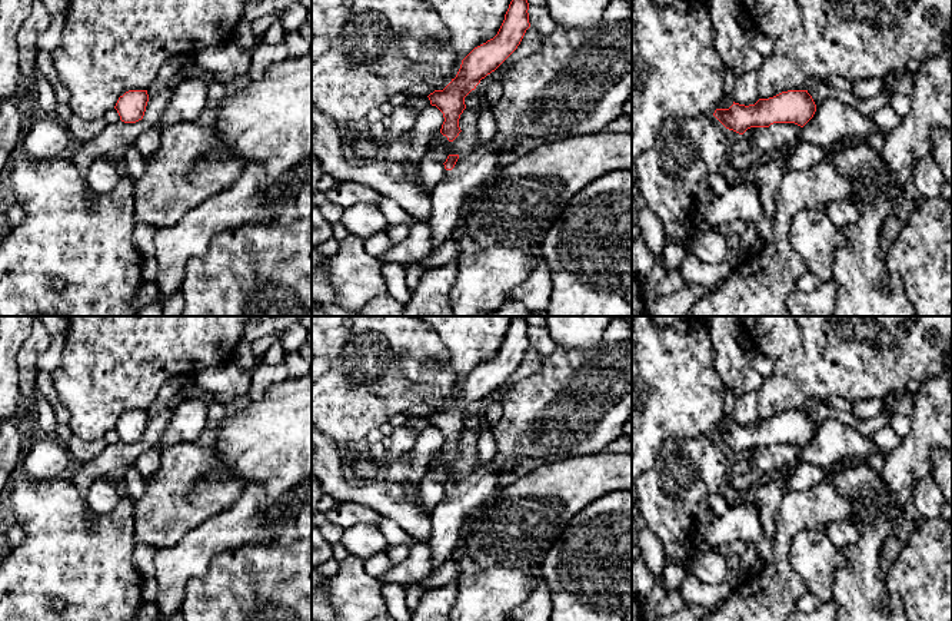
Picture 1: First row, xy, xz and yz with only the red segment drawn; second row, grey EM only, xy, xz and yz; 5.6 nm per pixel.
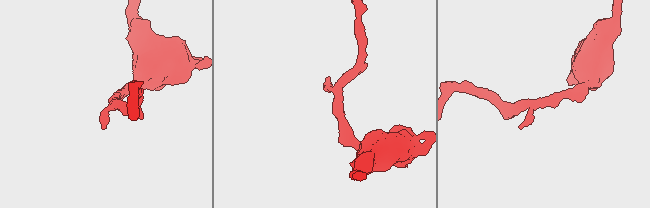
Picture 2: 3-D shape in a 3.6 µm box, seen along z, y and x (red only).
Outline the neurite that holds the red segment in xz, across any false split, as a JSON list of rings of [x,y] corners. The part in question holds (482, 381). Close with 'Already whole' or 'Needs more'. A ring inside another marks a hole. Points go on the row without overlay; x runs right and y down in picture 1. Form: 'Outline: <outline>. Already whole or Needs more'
Outline: [[[517,316],[509,325],[497,355],[475,368],[460,385],[455,399],[427,418],[445,438],[440,454],[453,462],[462,452],[459,439],[466,429],[465,418],[476,409],[482,399],[495,392],[520,365],[529,343],[529,323]]]. Already whole

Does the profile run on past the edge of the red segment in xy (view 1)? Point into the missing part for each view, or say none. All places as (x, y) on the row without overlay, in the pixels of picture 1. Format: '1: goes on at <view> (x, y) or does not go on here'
1: does not go on here

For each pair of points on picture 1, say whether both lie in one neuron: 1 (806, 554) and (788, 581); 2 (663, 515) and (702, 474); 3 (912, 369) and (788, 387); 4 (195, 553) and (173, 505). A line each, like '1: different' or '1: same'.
1: different
2: same
3: same
4: different

